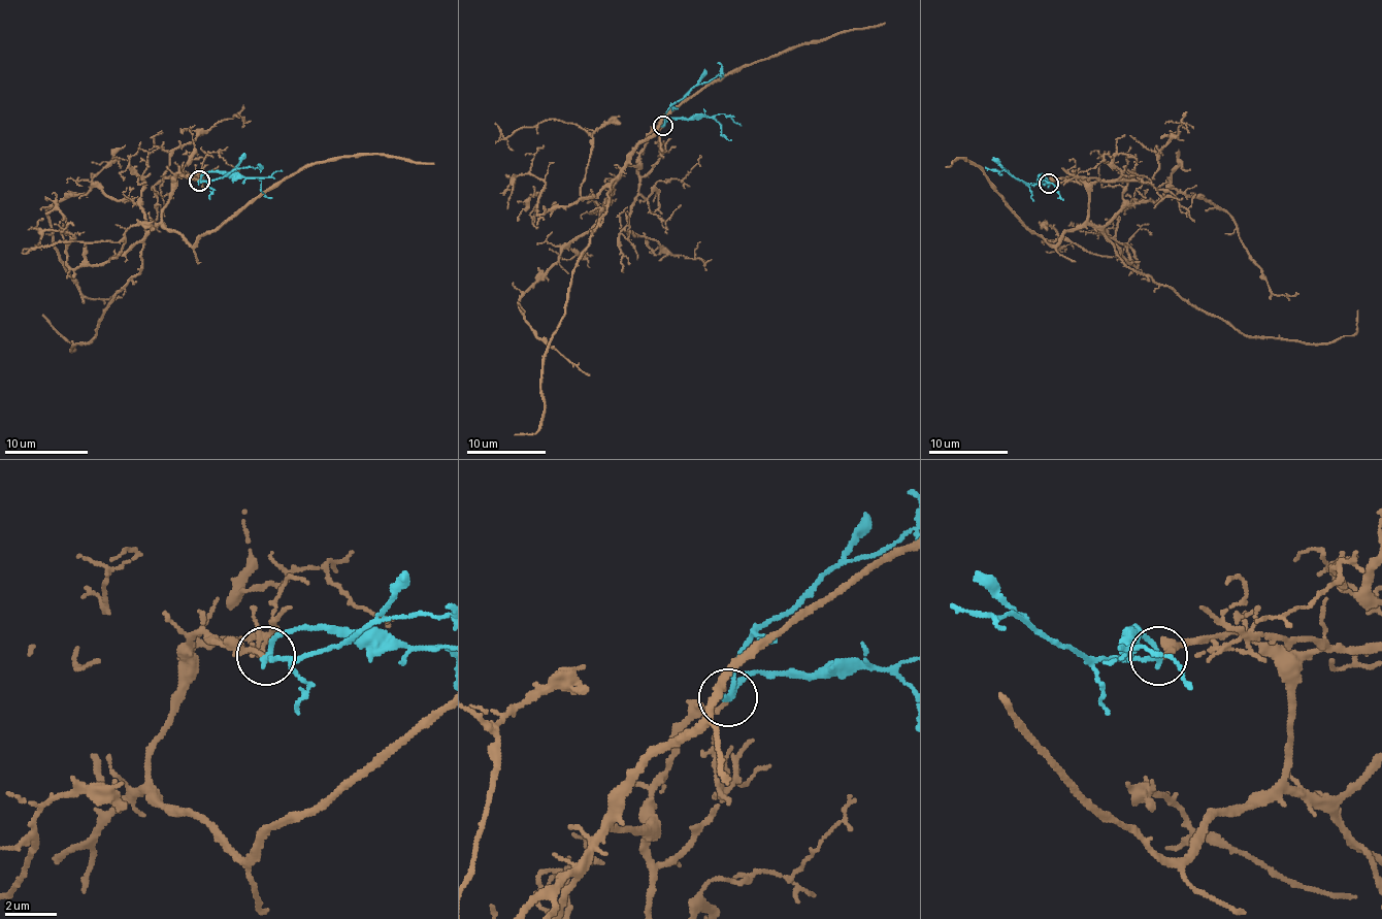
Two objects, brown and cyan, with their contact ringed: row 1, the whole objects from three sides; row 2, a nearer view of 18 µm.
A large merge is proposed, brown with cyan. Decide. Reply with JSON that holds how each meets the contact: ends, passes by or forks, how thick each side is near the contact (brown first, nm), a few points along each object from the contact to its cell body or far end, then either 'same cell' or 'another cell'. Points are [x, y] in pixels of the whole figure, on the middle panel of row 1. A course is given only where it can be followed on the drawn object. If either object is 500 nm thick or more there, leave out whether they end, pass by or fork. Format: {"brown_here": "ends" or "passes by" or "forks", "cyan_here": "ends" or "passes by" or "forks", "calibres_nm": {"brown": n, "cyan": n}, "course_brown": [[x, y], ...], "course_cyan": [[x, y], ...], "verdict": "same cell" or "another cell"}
{"brown_here": "passes by", "cyan_here": "passes by", "calibres_nm": {"brown": 120, "cyan": 190}, "course_brown": [[662, 127], [611, 185], [549, 343], [539, 428], [514, 434]], "course_cyan": [[662, 125], [664, 112], [720, 71], [722, 65], [718, 61]], "verdict": "same cell"}

